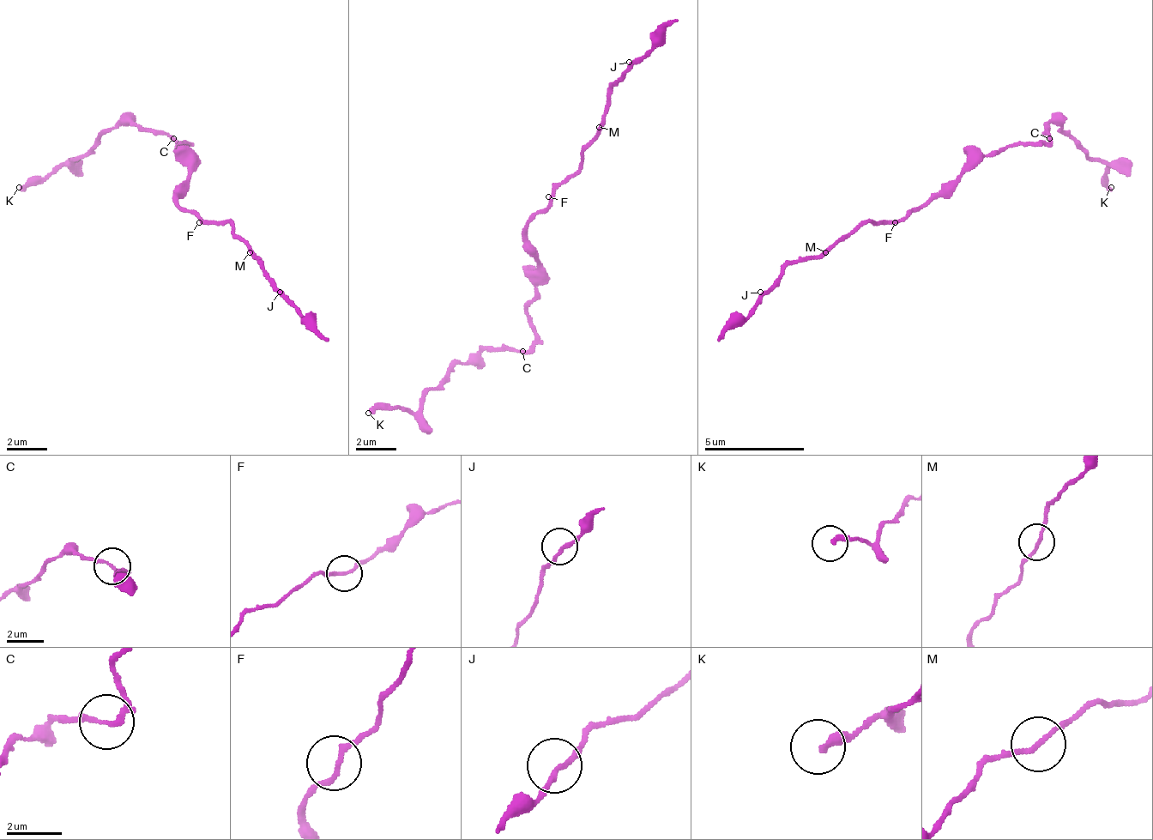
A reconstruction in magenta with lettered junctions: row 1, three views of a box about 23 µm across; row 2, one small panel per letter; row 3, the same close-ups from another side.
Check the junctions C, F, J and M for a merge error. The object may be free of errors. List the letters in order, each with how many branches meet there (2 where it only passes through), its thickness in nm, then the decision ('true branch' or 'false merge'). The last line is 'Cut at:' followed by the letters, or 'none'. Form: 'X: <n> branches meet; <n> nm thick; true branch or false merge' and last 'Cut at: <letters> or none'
C: 2 branches meet; 170 nm thick; true branch
F: 2 branches meet; 170 nm thick; true branch
J: 2 branches meet; 180 nm thick; true branch
M: 2 branches meet; 160 nm thick; true branch
Cut at: none

